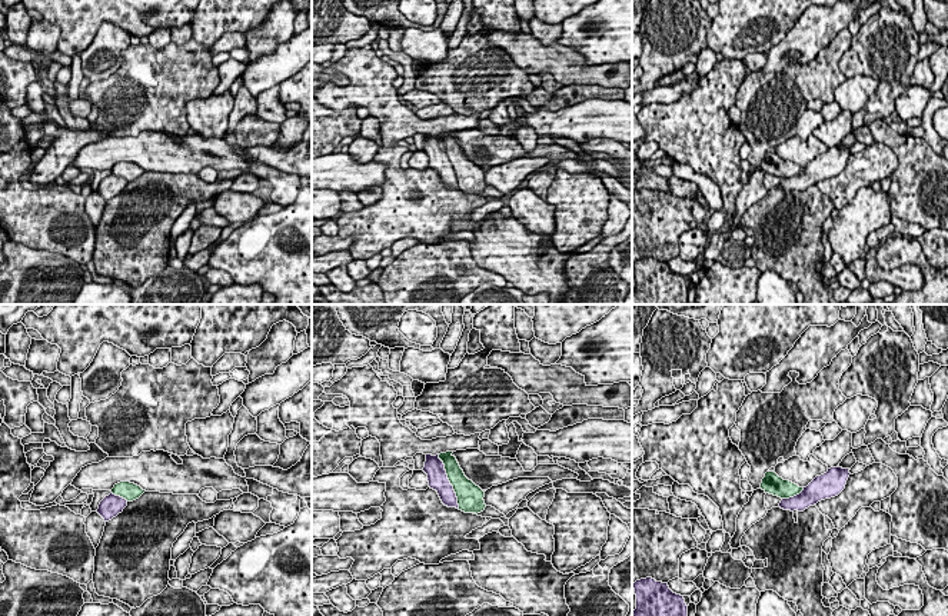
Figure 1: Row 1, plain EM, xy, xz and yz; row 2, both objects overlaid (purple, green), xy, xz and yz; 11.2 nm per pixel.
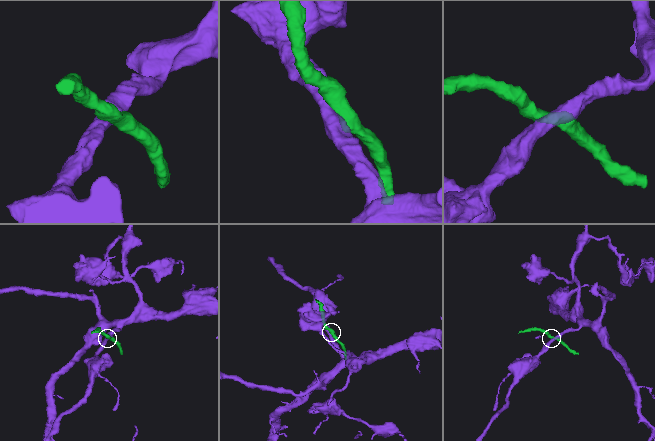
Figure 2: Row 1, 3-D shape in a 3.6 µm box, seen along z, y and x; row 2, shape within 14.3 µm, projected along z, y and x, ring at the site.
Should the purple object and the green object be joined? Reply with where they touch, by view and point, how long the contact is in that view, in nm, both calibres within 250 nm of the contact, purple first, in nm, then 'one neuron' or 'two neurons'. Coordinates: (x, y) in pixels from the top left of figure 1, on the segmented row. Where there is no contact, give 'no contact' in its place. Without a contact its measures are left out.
meets purple in xz at (449, 482); contact 650 nm long; 220 nm thick on the purple side, 280 nm on the other; two neurons

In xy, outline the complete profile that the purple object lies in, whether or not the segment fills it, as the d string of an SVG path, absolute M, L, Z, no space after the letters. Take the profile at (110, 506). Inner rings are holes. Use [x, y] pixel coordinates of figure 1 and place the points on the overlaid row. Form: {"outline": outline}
{"outline": "M110 493L100 502L97 513L104 519L104 522L109 522L122 513L126 506L126 499Z"}

